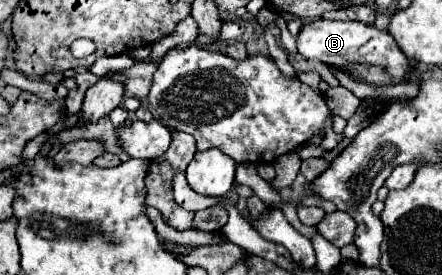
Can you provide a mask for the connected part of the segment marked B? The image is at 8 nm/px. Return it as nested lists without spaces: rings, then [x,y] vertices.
[[[315,20],[301,28],[297,36],[297,52],[305,58],[319,60],[323,64],[343,66],[347,62],[363,62],[383,66],[395,82],[401,82],[403,74],[409,70],[409,60],[401,54],[395,40],[377,30],[375,26],[367,26],[363,22],[335,22],[335,20]]]

